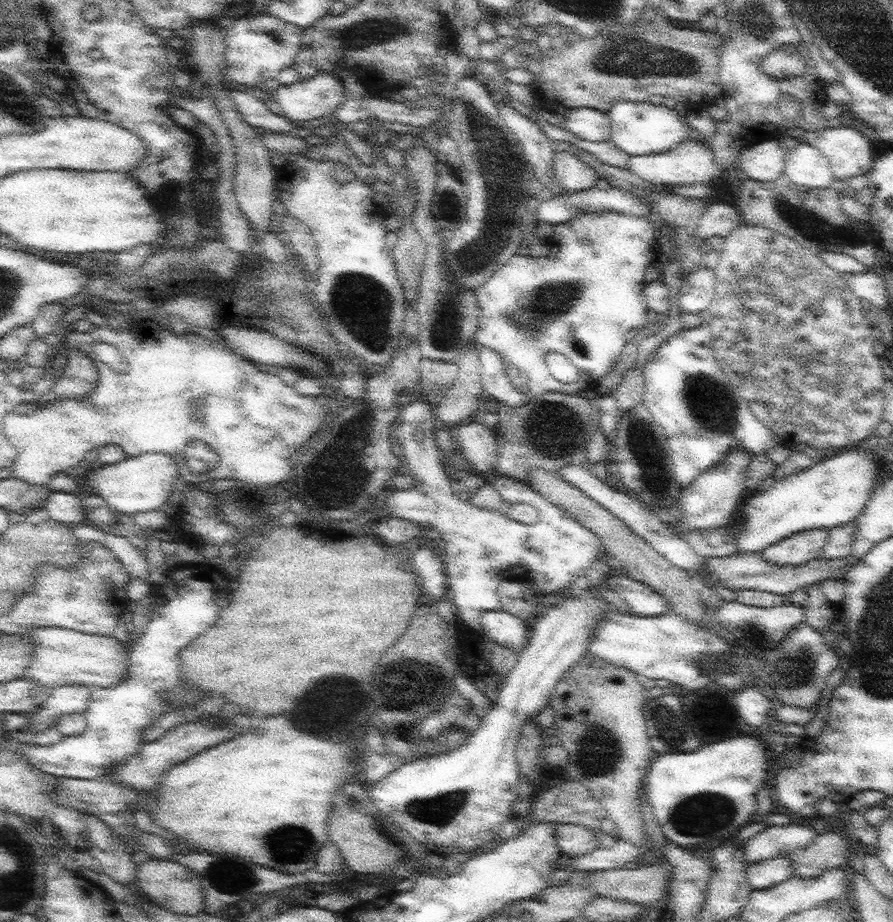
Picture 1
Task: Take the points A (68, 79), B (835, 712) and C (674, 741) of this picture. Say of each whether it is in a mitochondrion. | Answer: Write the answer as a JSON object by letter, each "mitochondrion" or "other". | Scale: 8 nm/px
{"A":"other","B":"other","C":"other"}

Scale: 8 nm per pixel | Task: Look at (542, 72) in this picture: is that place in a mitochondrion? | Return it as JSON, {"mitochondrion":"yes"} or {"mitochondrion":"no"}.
{"mitochondrion":"no"}

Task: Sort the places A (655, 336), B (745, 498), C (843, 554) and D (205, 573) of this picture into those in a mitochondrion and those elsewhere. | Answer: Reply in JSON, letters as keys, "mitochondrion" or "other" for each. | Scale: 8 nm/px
{"A":"other","B":"other","C":"other","D":"other"}

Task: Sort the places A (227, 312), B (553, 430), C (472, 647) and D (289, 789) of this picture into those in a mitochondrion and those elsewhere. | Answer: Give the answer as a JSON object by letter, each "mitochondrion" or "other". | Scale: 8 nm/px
{"A":"other","B":"mitochondrion","C":"other","D":"other"}

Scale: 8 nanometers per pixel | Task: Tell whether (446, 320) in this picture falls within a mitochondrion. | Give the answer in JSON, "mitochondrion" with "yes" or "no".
{"mitochondrion":"yes"}

